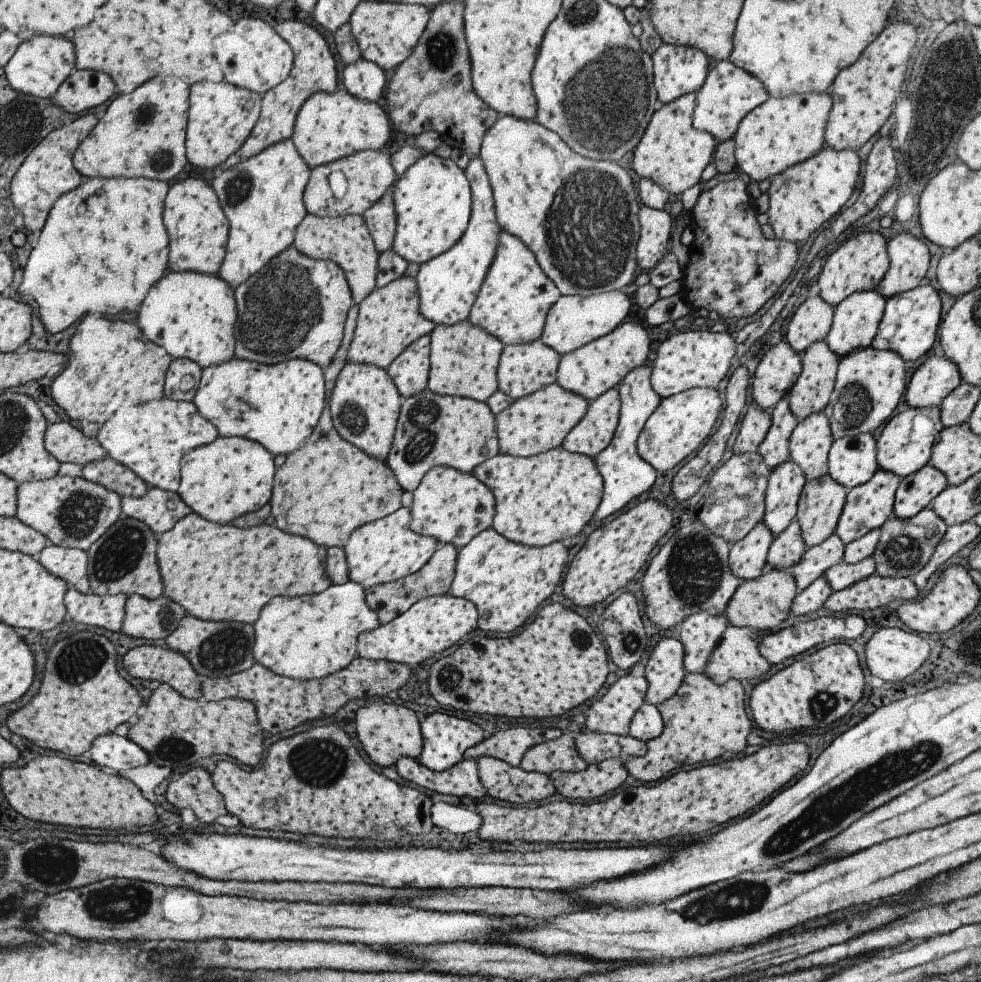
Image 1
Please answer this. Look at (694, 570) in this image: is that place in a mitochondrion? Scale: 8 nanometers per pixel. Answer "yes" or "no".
yes

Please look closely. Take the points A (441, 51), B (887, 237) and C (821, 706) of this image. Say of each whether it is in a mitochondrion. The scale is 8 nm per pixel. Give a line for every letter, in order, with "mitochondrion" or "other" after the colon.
A: mitochondrion
B: other
C: mitochondrion

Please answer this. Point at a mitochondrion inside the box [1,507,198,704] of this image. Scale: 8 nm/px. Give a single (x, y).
(125, 549)

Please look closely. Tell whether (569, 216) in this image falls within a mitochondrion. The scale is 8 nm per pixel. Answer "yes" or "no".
yes

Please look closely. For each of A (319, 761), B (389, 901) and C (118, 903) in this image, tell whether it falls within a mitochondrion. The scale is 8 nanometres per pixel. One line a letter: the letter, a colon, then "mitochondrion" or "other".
A: mitochondrion
B: other
C: mitochondrion

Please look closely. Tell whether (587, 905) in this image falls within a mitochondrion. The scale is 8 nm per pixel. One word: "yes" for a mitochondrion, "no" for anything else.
no

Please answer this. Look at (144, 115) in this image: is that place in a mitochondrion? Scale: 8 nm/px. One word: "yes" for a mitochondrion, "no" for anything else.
yes

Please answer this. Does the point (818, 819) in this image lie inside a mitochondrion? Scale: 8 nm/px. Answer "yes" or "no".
yes

